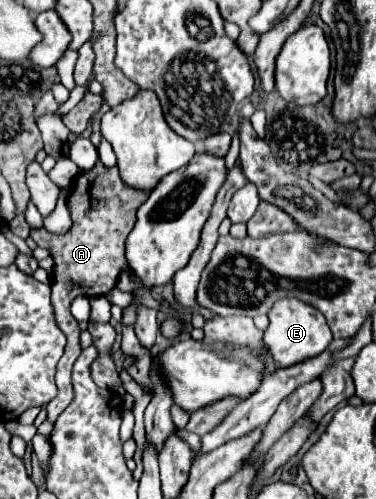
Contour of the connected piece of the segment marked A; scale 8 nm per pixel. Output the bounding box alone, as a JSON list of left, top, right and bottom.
[30,160,148,423]

